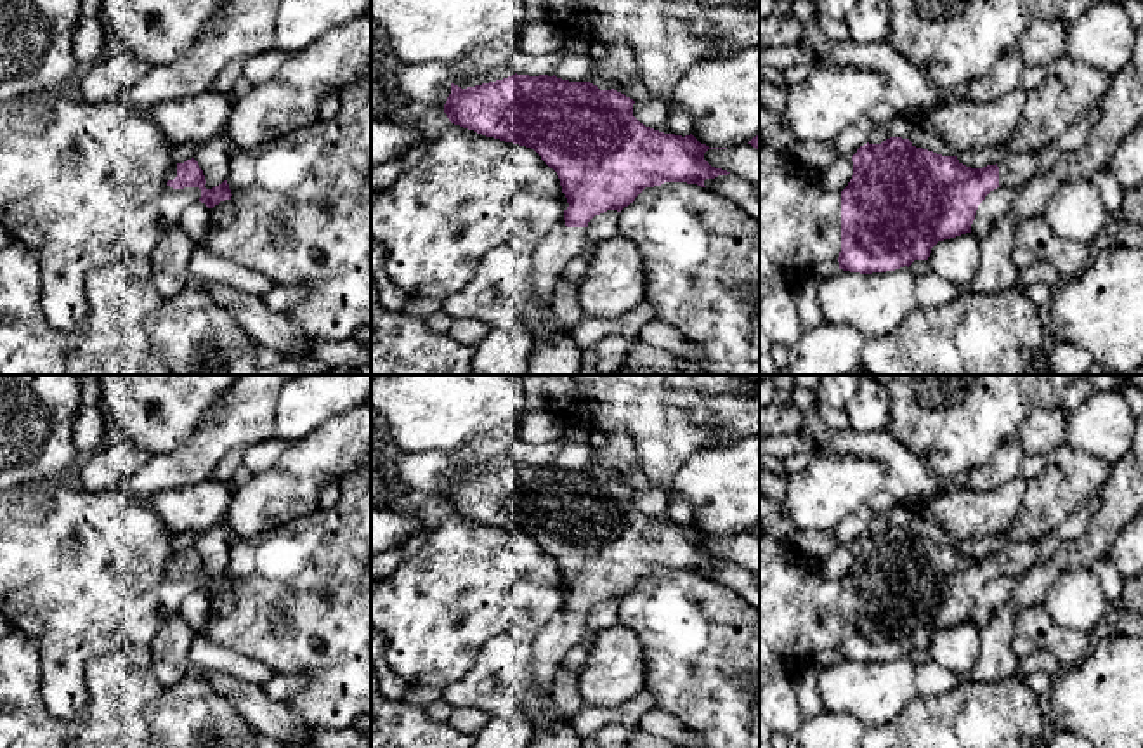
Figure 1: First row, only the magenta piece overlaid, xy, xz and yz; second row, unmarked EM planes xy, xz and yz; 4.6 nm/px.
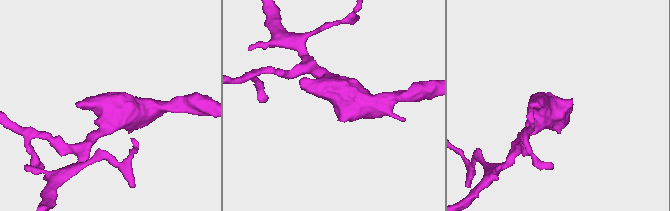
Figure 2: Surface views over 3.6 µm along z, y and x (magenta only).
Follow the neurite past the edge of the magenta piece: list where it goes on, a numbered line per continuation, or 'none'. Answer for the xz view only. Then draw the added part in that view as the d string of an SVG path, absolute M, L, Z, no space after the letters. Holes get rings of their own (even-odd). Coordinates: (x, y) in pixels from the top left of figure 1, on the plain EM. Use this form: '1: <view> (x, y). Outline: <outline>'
1: xz (550, 644). Outline: M562 607L555 618L532 635L532 661L529 684L532 689L522 703L522 715L534 731L543 731L557 722L553 705L553 679L565 653L581 640L586 616L567 616Z

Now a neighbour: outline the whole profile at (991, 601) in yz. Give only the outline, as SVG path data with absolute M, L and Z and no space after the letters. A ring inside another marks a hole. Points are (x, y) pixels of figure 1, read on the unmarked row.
M997 576L978 594L971 621L983 630L1006 606L1015 588L1015 576Z

